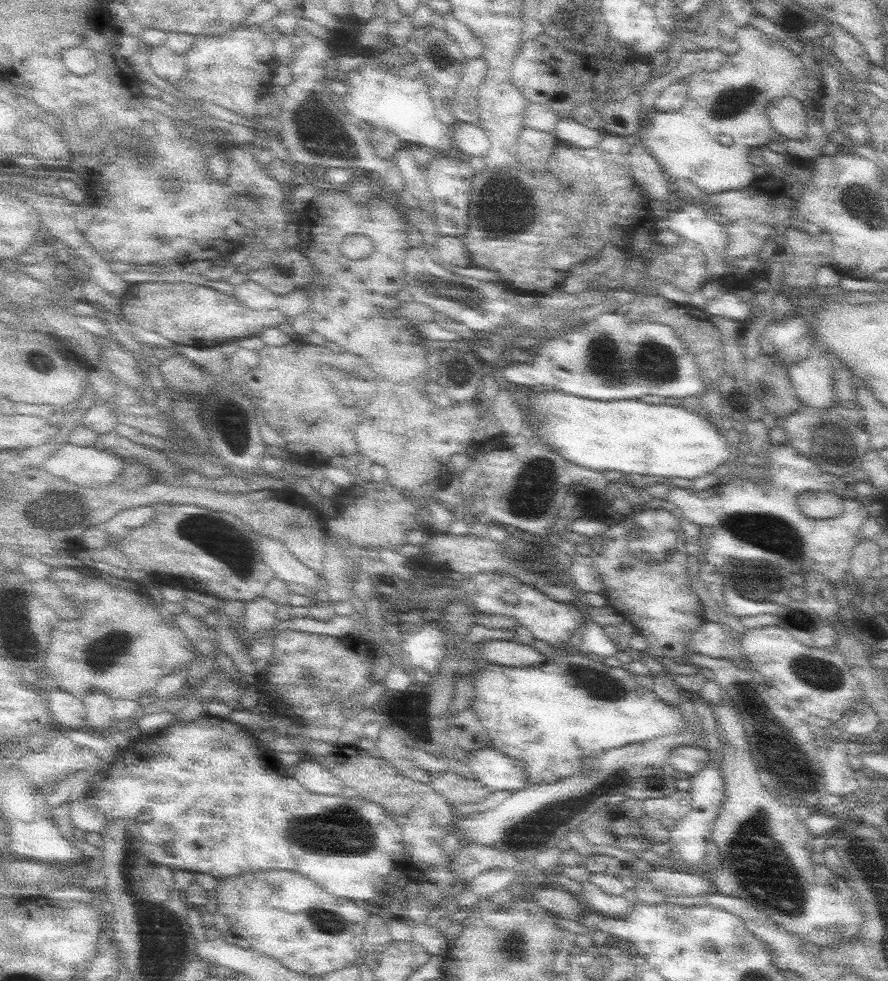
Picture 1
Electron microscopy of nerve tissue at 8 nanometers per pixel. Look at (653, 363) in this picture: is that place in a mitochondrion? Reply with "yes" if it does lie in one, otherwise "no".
yes

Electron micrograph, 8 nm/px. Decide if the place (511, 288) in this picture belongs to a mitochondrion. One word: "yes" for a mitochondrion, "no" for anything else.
no

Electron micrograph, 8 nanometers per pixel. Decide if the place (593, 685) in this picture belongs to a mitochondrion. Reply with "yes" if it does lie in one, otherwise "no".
yes

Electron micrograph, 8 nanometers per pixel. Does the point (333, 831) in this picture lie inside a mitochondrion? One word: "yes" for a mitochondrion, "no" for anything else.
yes

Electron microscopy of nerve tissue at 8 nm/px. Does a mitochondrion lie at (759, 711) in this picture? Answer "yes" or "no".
yes

